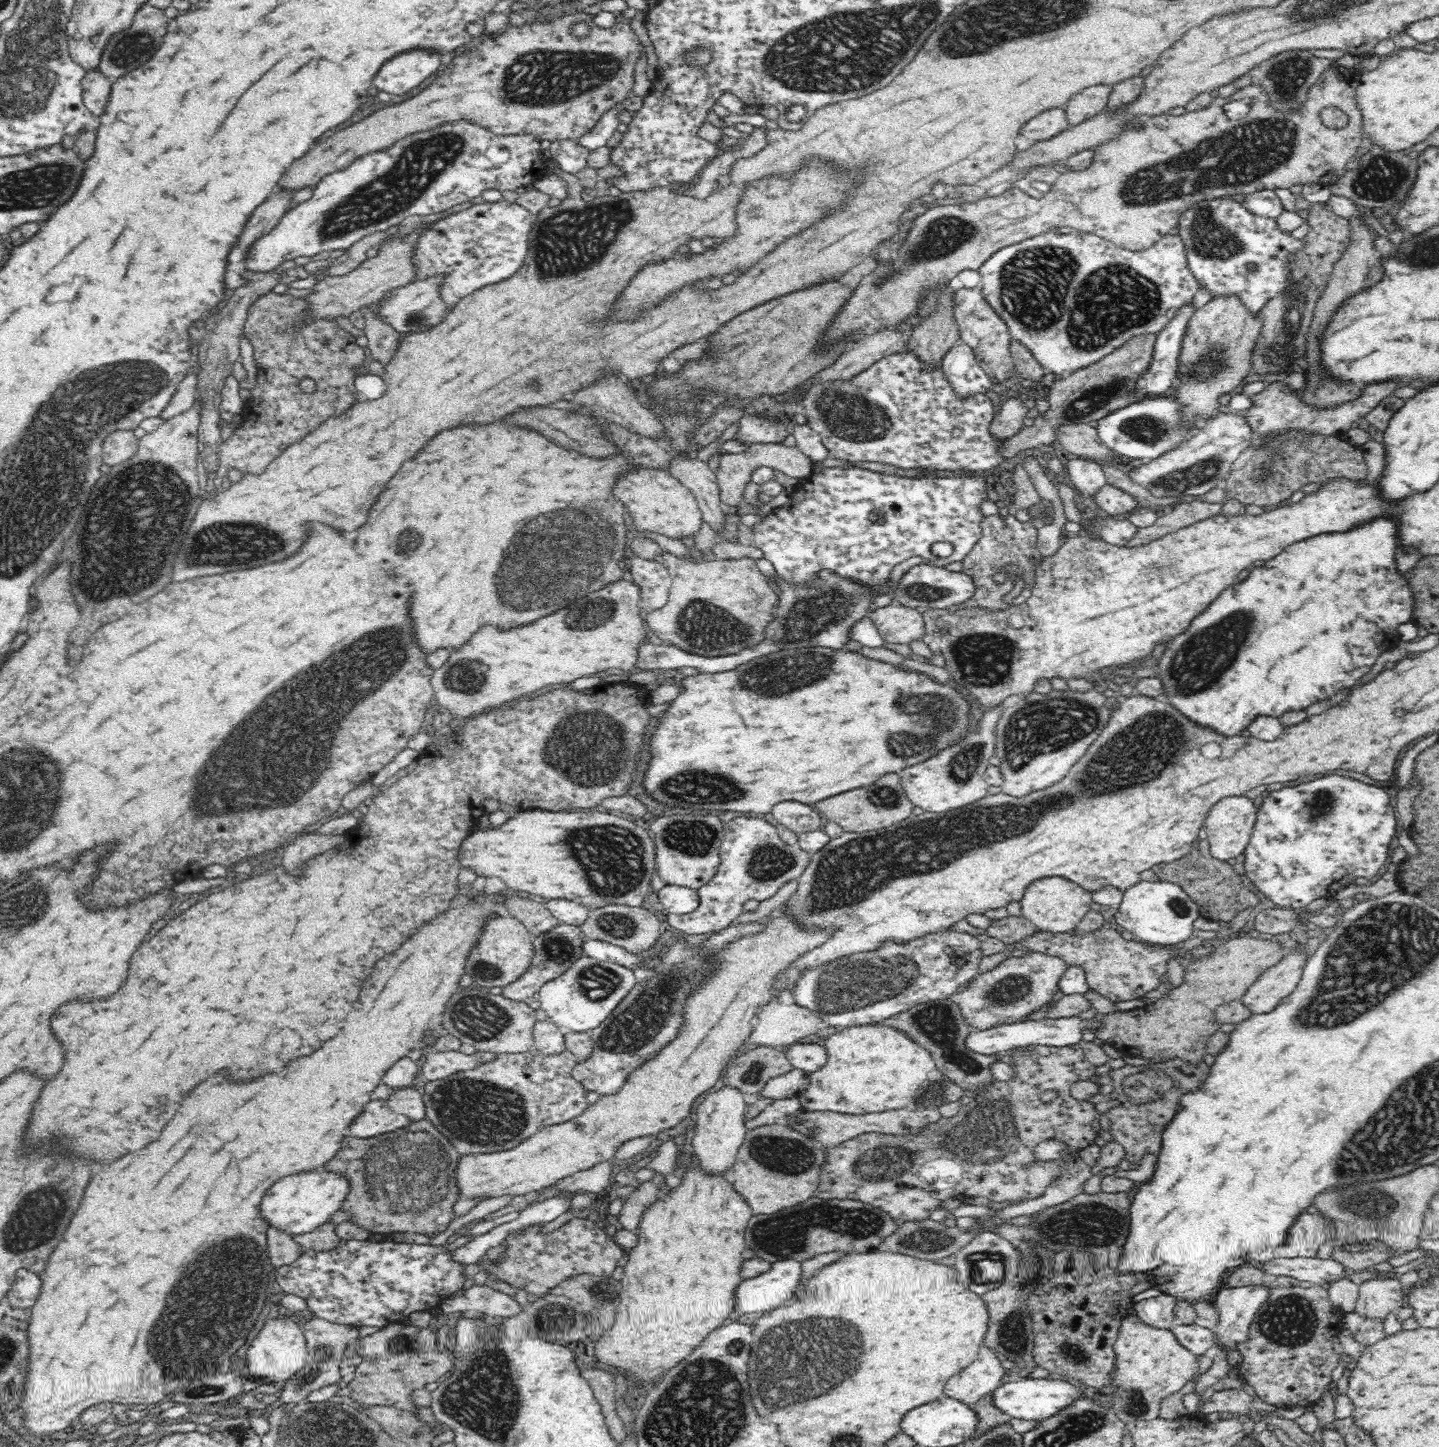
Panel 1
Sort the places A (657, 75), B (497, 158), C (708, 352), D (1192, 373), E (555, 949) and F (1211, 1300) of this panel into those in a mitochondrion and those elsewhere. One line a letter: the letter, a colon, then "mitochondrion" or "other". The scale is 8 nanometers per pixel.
A: other
B: other
C: other
D: other
E: mitochondrion
F: other

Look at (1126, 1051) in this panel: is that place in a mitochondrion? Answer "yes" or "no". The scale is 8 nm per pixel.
no

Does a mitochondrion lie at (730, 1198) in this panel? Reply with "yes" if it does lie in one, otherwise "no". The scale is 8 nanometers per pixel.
no

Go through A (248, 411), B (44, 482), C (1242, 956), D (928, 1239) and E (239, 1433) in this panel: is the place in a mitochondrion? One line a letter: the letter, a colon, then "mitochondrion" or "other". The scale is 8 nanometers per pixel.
A: other
B: mitochondrion
C: other
D: mitochondrion
E: other

